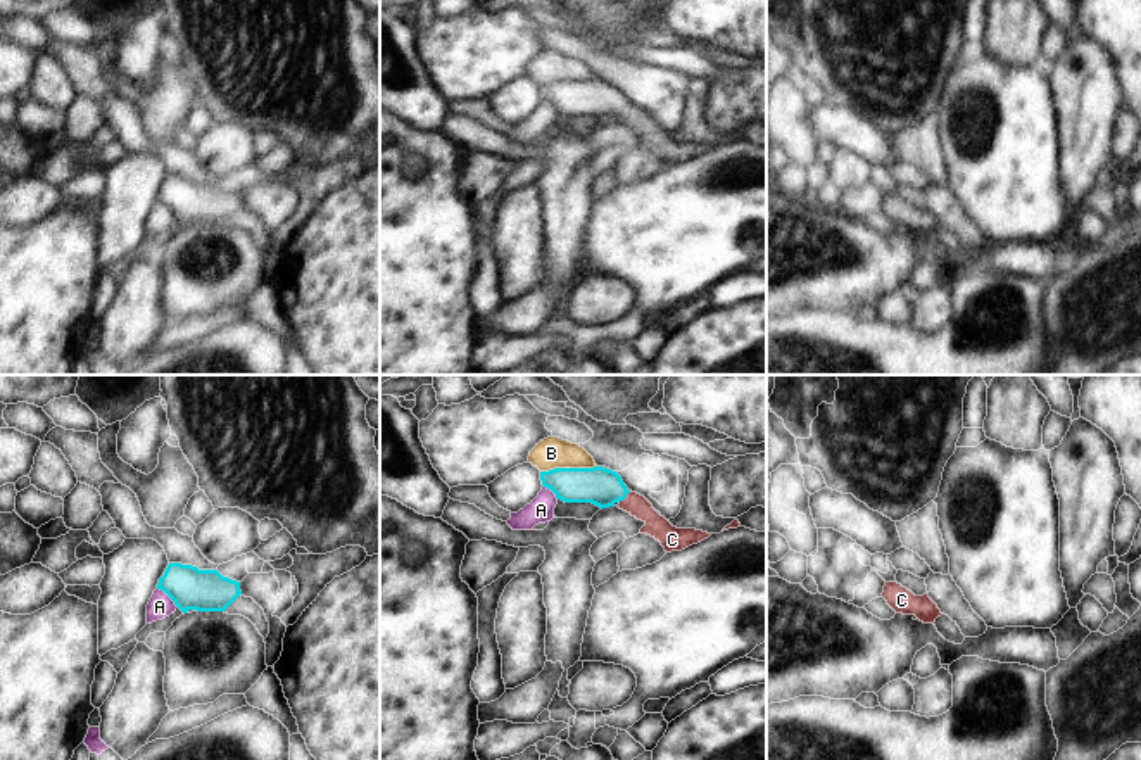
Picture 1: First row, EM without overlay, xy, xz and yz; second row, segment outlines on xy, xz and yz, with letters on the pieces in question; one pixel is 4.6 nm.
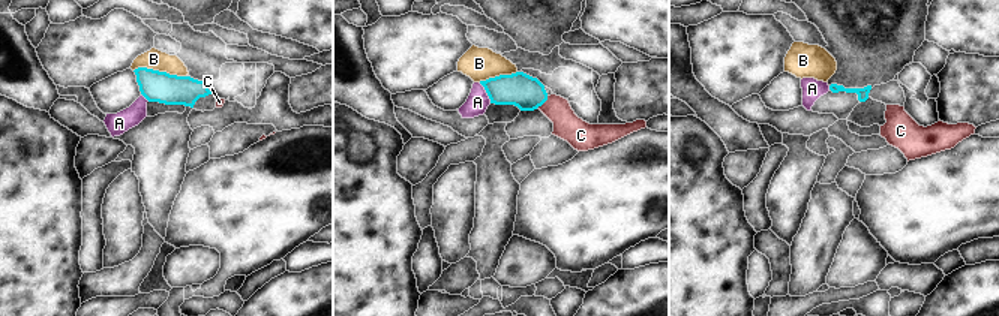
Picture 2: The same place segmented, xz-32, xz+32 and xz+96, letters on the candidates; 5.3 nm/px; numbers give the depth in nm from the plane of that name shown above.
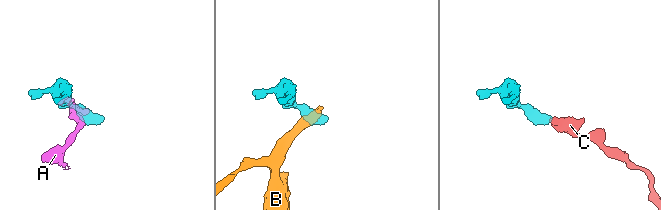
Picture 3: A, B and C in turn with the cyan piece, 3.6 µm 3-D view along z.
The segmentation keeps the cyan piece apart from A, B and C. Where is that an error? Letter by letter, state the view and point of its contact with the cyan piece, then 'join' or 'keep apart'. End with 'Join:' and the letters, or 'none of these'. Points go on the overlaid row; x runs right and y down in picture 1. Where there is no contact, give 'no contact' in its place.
A: xy (168, 595) | keep apart
B: xz (568, 468) | keep apart
C: xz (625, 496) | join
Join: C

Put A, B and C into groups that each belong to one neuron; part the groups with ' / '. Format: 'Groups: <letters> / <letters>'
Groups: A / B / C

